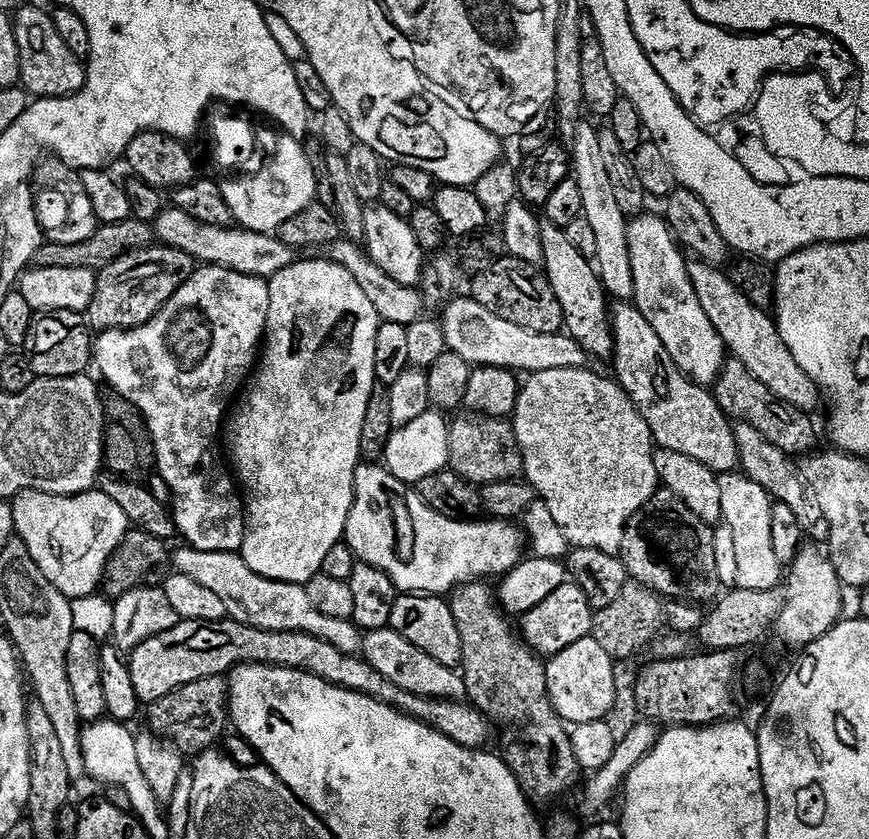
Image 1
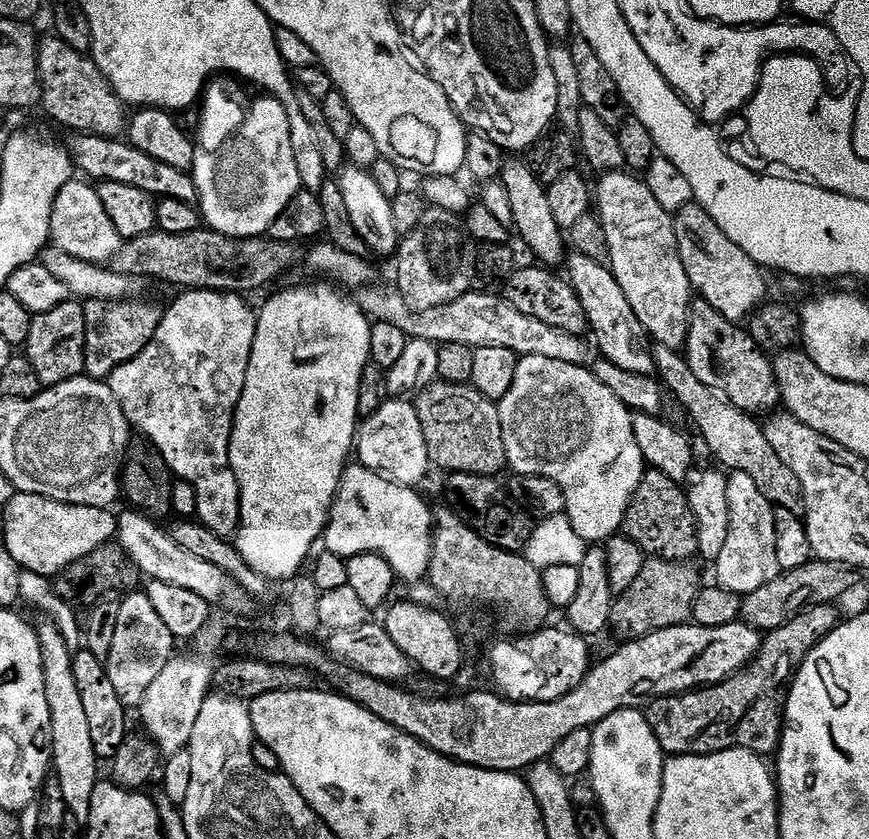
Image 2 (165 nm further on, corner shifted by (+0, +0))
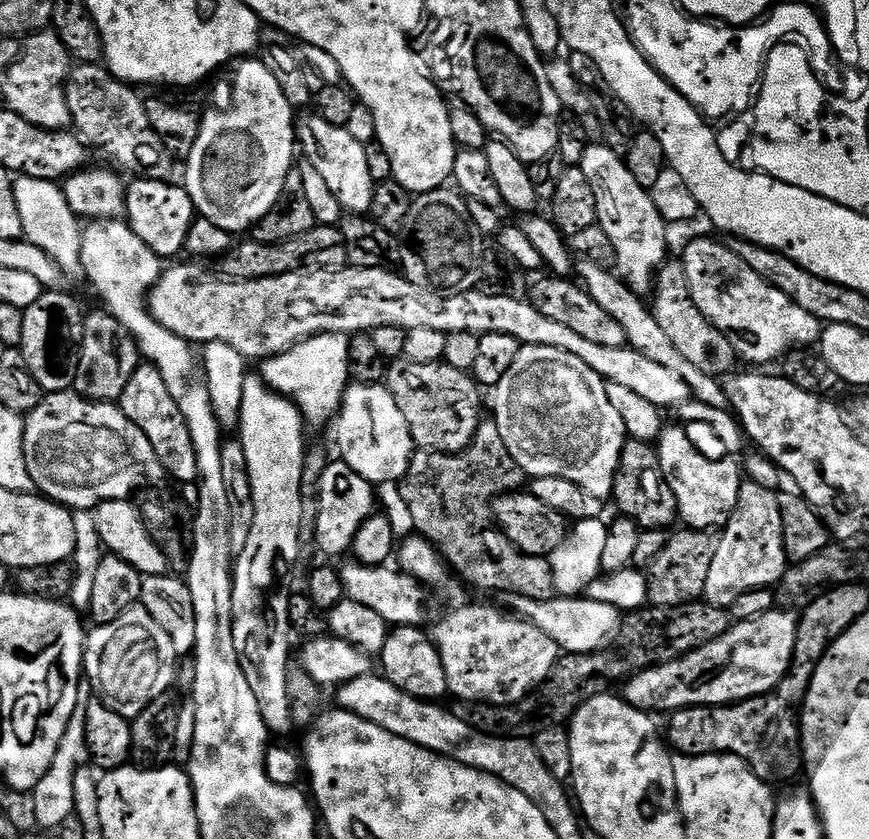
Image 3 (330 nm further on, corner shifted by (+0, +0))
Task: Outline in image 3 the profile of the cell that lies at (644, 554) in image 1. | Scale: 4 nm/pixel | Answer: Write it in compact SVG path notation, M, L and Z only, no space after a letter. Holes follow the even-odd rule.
M625 439L620 467L622 470L616 474L614 489L614 501L620 507L619 515L633 520L644 530L671 529L671 524L677 523L680 511L669 477L660 470L659 451L652 444L641 440Z

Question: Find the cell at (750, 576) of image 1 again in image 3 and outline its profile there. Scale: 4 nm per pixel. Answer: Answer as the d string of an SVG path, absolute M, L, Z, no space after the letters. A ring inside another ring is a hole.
M751 482L741 483L736 509L733 510L728 523L724 525L722 535L716 546L714 562L710 566L710 578L706 578L703 599L707 603L719 608L731 609L732 603L742 594L755 588L772 588L779 585L780 579L790 567L790 561L784 549L782 510L778 506L778 495L773 489Z

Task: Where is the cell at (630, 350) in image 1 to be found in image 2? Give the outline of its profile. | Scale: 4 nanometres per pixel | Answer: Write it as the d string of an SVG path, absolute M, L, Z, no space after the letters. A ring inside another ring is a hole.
M569 251L566 256L567 268L566 279L578 294L582 310L586 310L590 336L599 355L630 374L652 376L656 371L653 341L642 322L638 322L638 314L634 314L626 294L622 294L622 286L618 286L611 267L593 262L586 258L586 254Z

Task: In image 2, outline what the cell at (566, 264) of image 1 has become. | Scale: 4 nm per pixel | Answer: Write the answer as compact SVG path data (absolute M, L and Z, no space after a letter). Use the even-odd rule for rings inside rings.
M512 158L505 163L503 172L498 177L499 183L506 186L510 194L510 210L514 213L512 224L514 232L524 239L524 244L537 256L541 265L556 270L566 260L566 232L554 222L554 213L550 207L547 187L541 182L538 172L531 169L523 159Z

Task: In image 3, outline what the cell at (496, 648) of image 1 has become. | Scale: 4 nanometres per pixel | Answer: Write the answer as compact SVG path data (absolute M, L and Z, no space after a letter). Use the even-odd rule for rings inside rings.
M481 419L480 429L472 440L472 445L462 452L430 452L420 450L413 455L408 475L399 485L400 496L404 499L404 508L412 519L417 533L429 540L440 553L445 564L453 573L456 572L468 584L481 588L484 592L504 592L508 596L521 596L535 600L551 600L557 595L554 586L554 570L550 562L543 556L527 556L520 552L506 538L501 528L496 527L496 518L492 515L492 503L499 496L510 492L519 492L525 487L526 474L514 462L510 450L506 450L506 442L502 442L502 434L498 434L495 419Z

